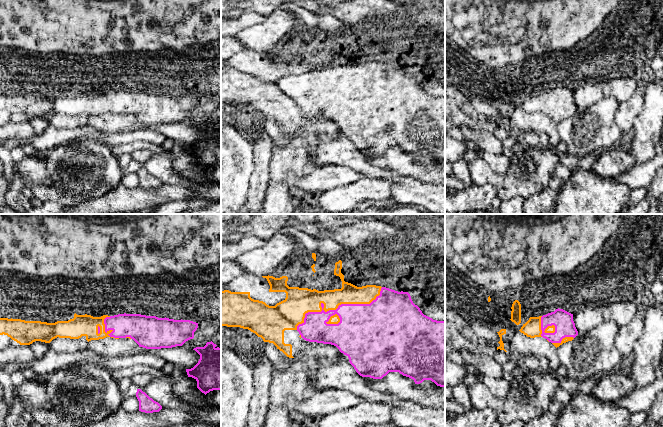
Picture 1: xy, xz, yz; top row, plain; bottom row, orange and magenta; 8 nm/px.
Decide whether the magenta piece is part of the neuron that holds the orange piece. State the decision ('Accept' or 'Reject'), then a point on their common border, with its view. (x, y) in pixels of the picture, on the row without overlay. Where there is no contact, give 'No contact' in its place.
Accept. Touches orange at xz (337, 83)

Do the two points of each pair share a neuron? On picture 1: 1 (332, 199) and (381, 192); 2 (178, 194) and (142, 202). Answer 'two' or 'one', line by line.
1: one
2: one

